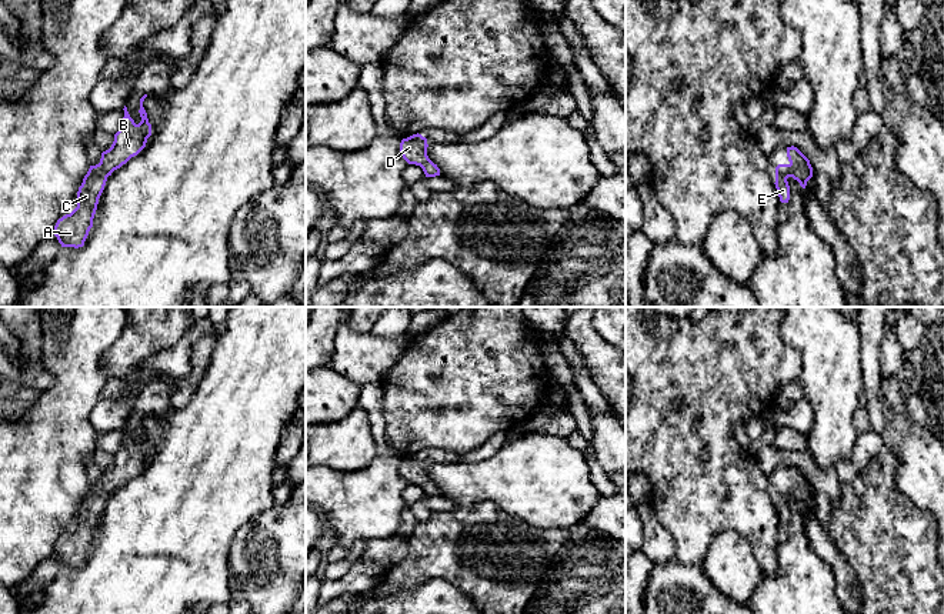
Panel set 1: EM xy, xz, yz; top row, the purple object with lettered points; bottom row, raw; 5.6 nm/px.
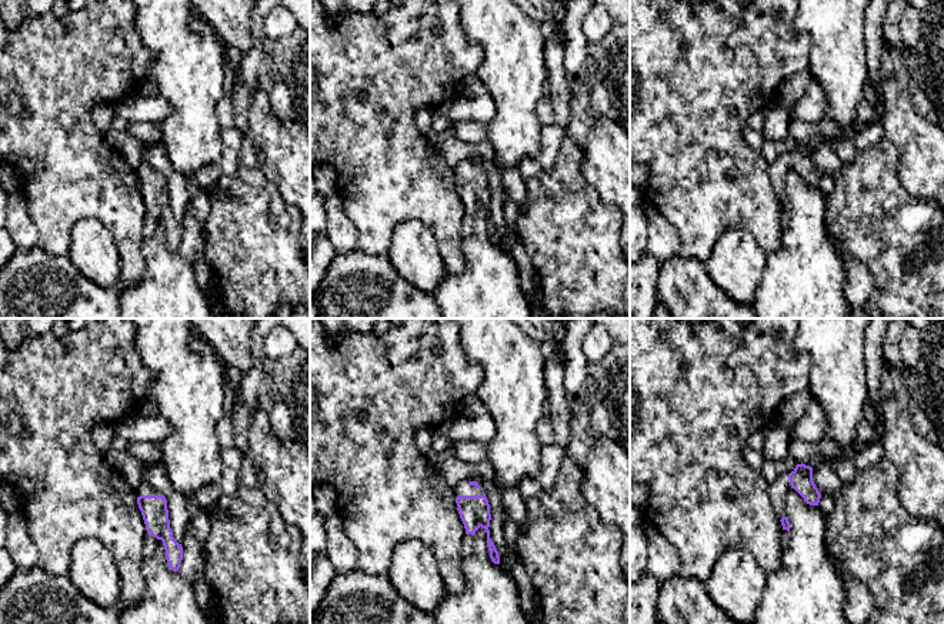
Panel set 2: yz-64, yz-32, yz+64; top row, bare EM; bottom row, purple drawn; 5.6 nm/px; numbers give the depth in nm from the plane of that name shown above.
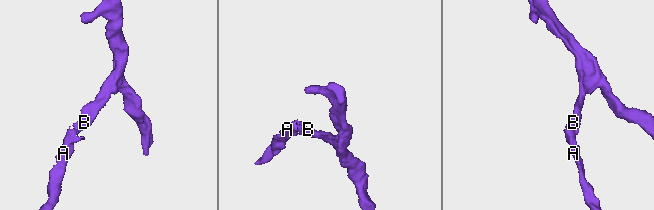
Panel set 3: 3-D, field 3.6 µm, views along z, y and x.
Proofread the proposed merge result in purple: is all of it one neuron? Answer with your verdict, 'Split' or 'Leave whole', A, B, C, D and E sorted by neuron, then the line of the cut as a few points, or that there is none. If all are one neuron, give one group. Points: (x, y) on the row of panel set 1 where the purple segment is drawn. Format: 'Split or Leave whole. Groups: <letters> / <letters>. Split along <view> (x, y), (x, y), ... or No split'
Leave whole. Groups: A B C D E. No split

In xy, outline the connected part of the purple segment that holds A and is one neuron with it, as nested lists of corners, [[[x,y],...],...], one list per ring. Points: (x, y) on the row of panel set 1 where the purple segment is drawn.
[[[144,94],[140,99],[139,124],[130,117],[124,106],[124,117],[120,130],[114,134],[111,147],[101,153],[100,163],[90,166],[77,191],[77,207],[57,220],[54,226],[54,236],[61,247],[83,247],[93,227],[93,218],[97,210],[99,198],[104,190],[107,177],[131,157],[137,156],[151,136],[151,124],[143,107]]]

